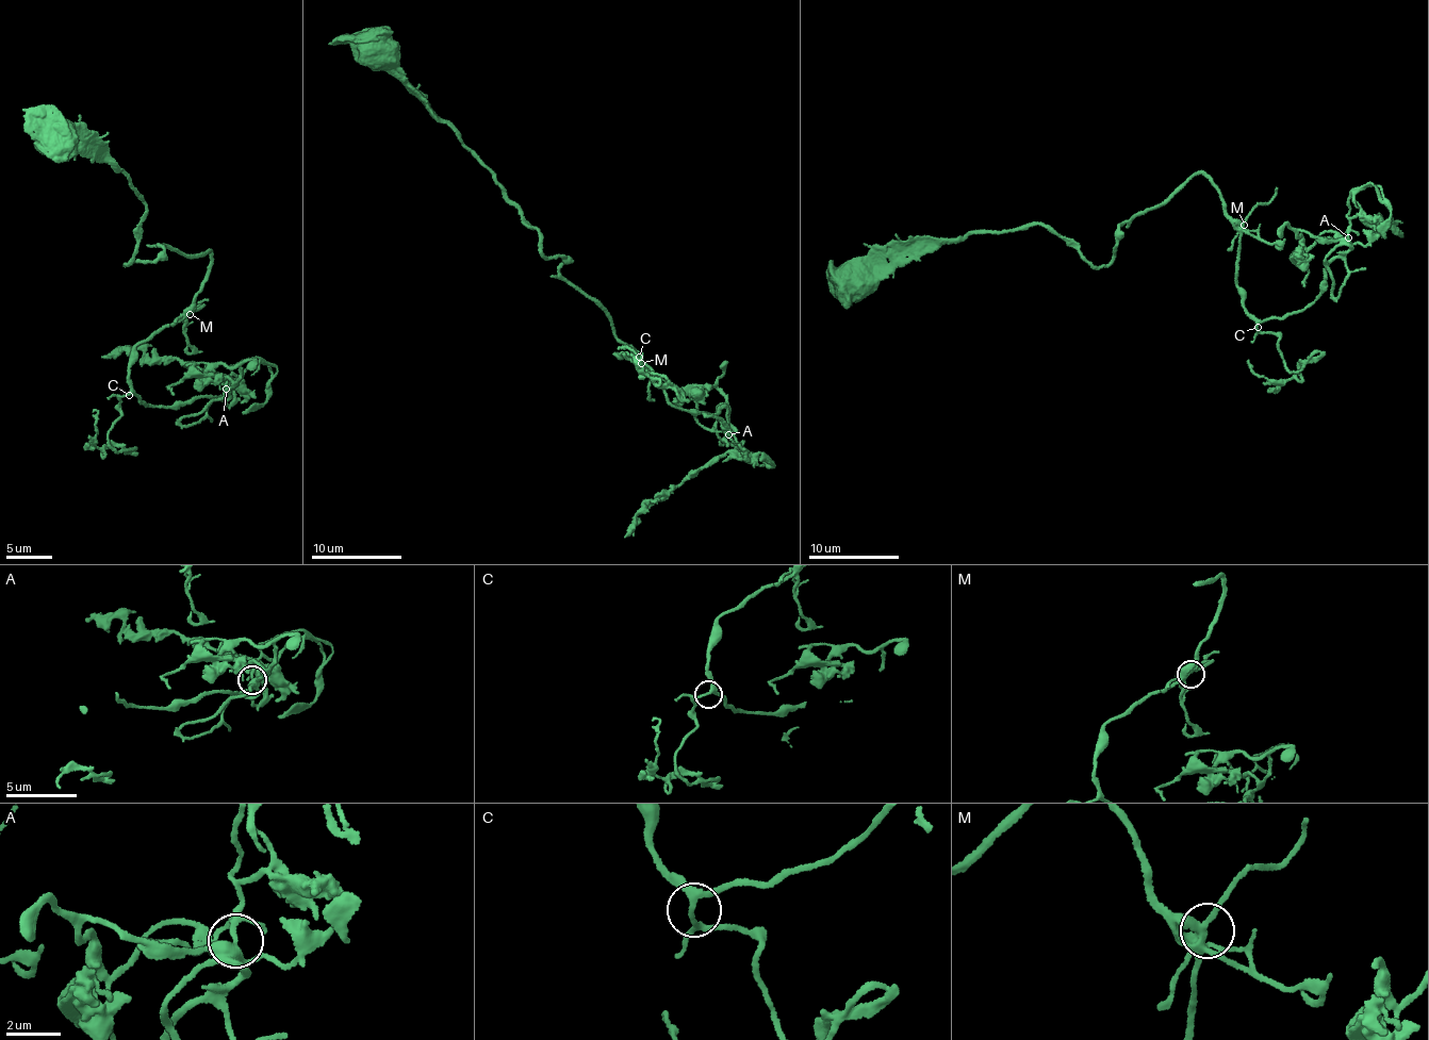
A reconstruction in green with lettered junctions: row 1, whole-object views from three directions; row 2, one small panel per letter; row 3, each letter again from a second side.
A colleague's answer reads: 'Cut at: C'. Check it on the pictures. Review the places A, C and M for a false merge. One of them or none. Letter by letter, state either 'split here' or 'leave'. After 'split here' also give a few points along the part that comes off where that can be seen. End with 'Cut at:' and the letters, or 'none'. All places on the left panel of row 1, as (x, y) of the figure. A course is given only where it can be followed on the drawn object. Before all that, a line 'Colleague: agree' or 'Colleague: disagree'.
Colleague: disagree
A: leave
C: leave
M: leave
Cut at: none

